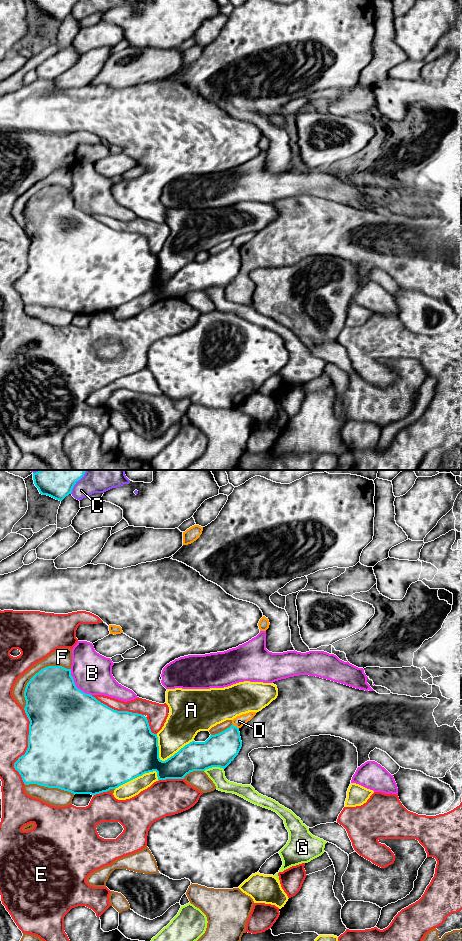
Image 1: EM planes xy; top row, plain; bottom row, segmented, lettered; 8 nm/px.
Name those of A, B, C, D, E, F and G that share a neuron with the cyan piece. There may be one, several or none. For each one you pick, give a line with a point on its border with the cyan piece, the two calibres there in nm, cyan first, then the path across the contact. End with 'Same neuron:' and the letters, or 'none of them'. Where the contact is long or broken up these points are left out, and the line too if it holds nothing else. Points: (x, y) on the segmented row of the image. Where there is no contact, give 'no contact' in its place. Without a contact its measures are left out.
Same neuron: none of them

